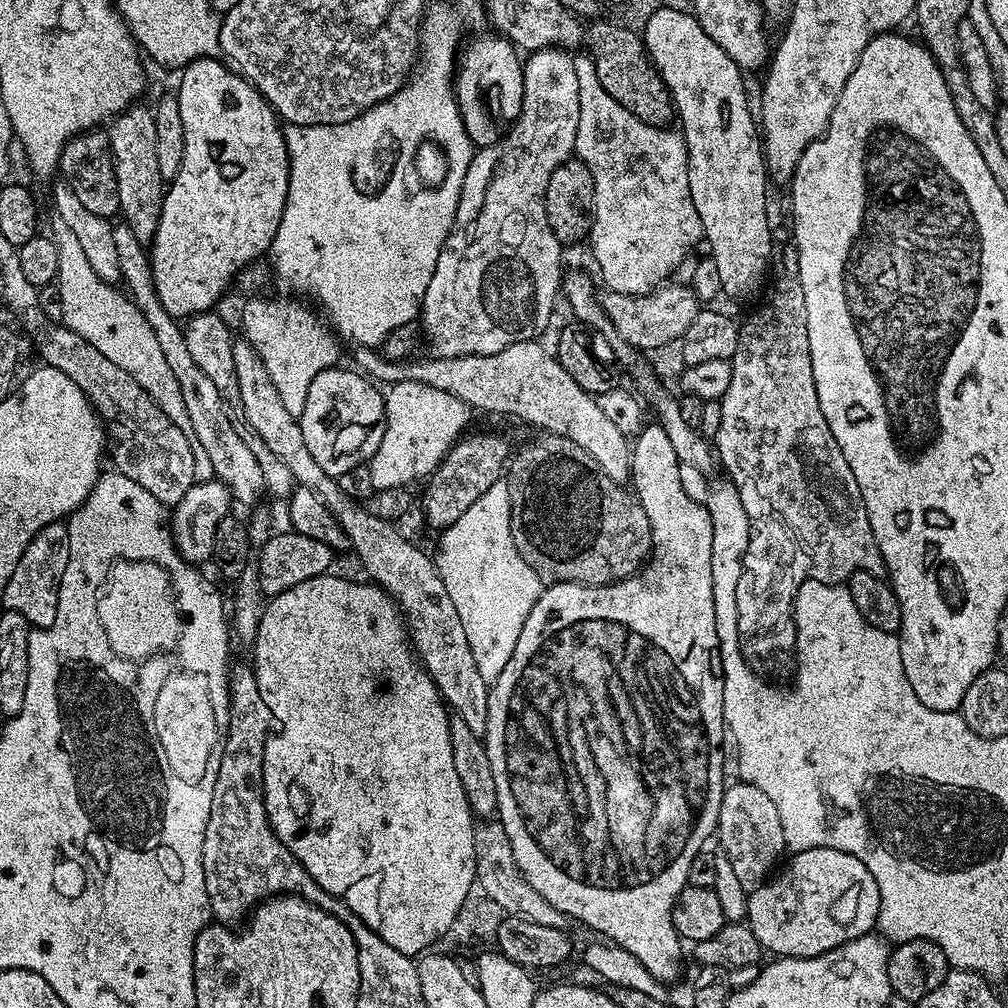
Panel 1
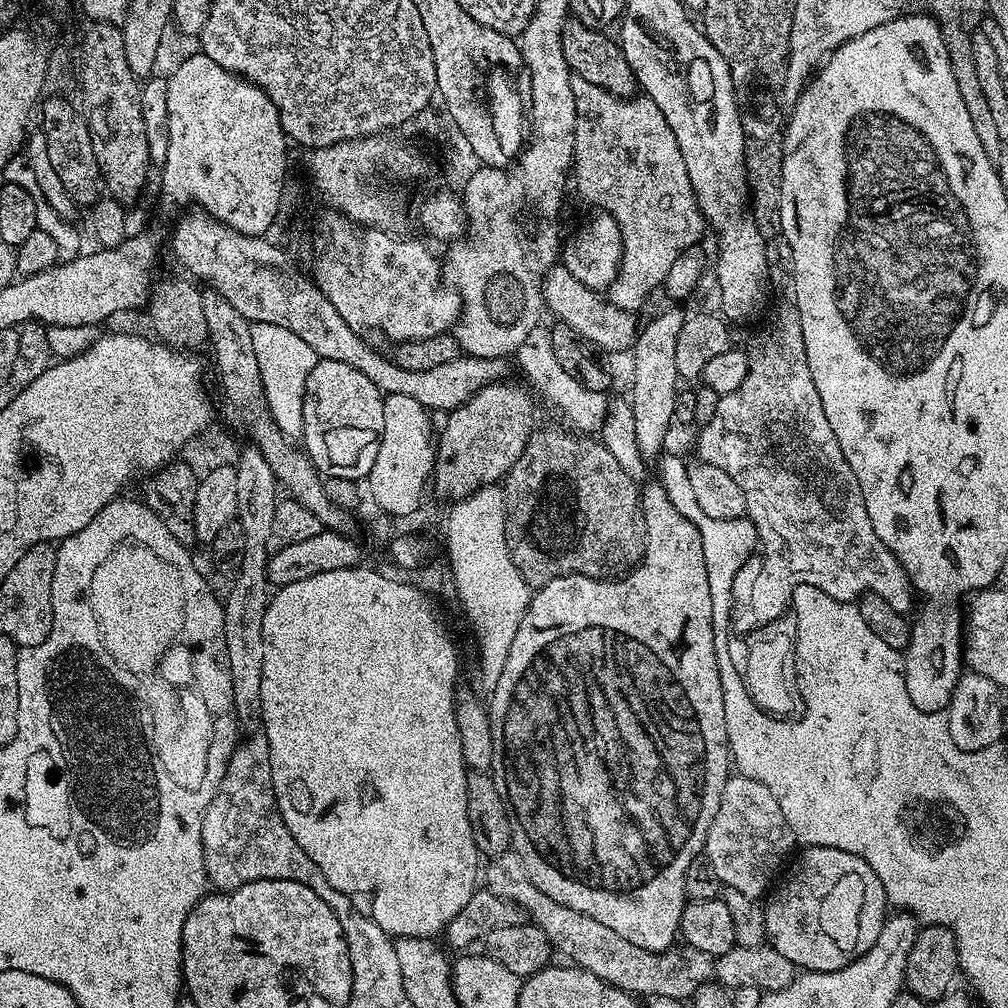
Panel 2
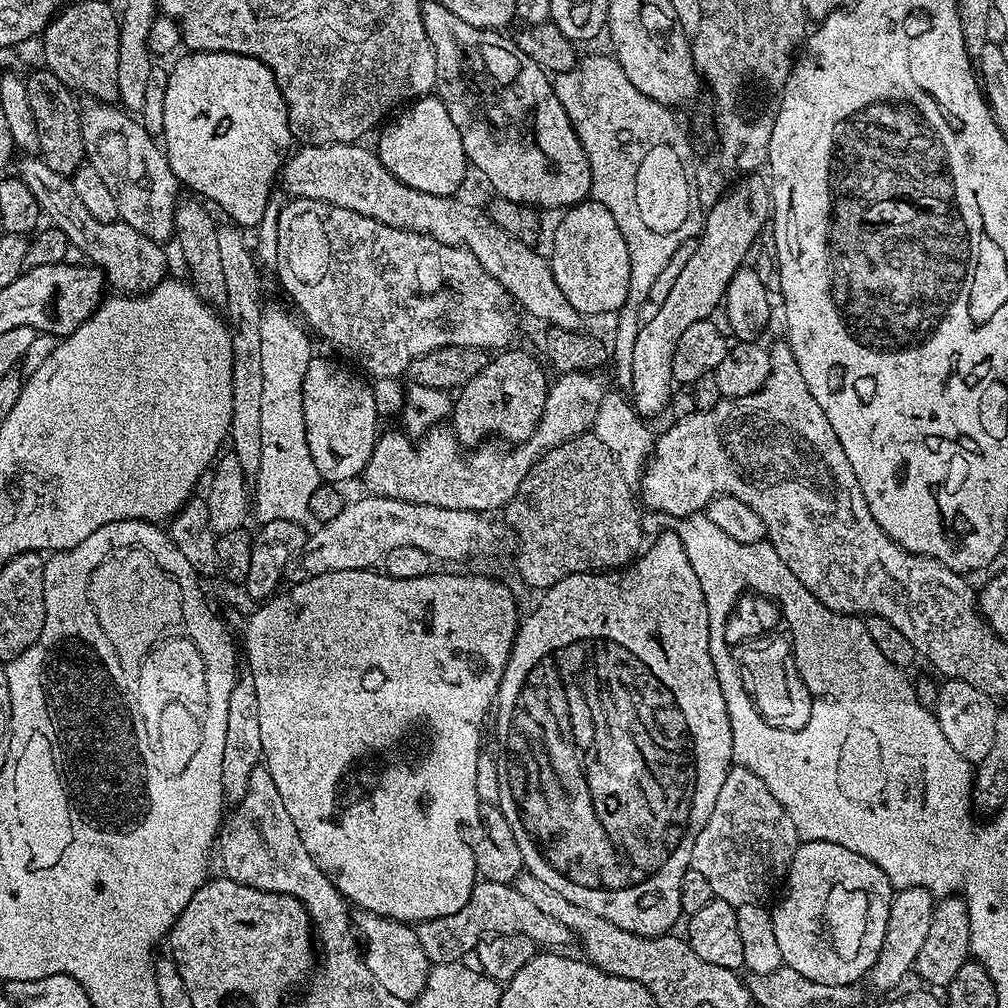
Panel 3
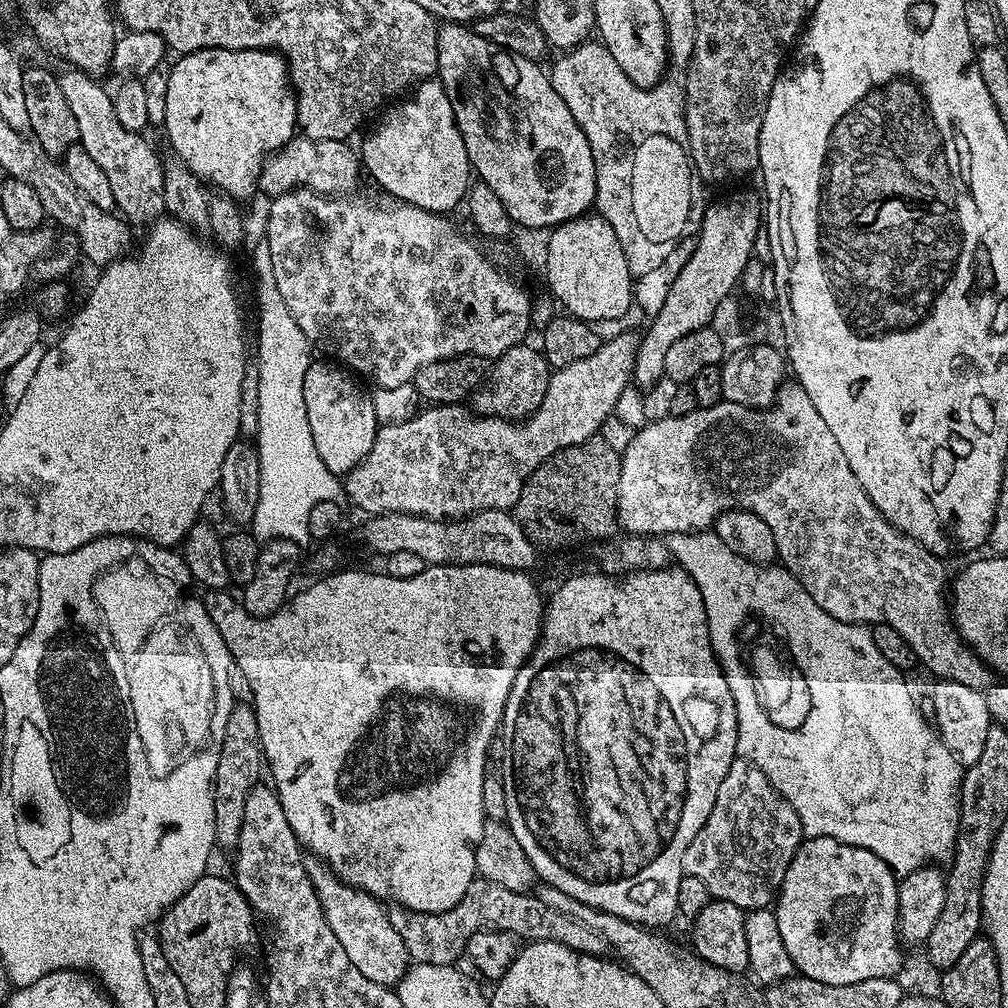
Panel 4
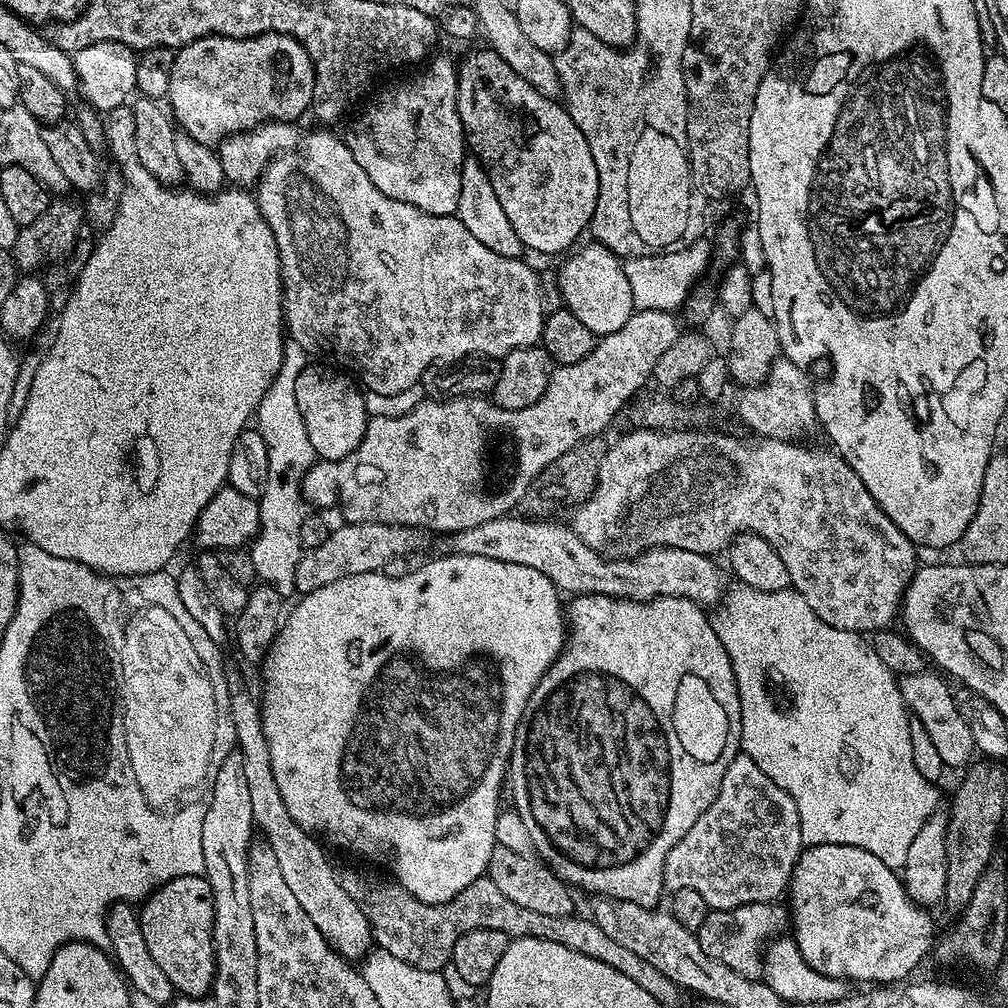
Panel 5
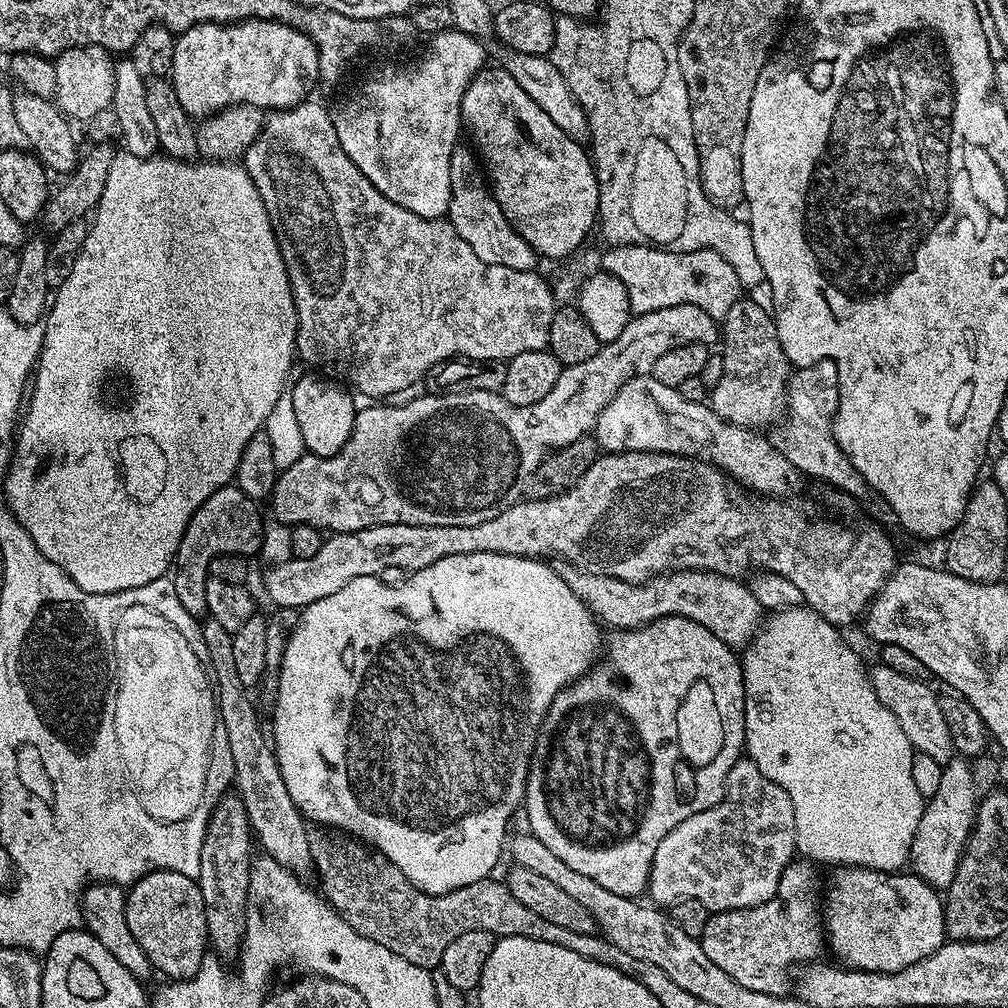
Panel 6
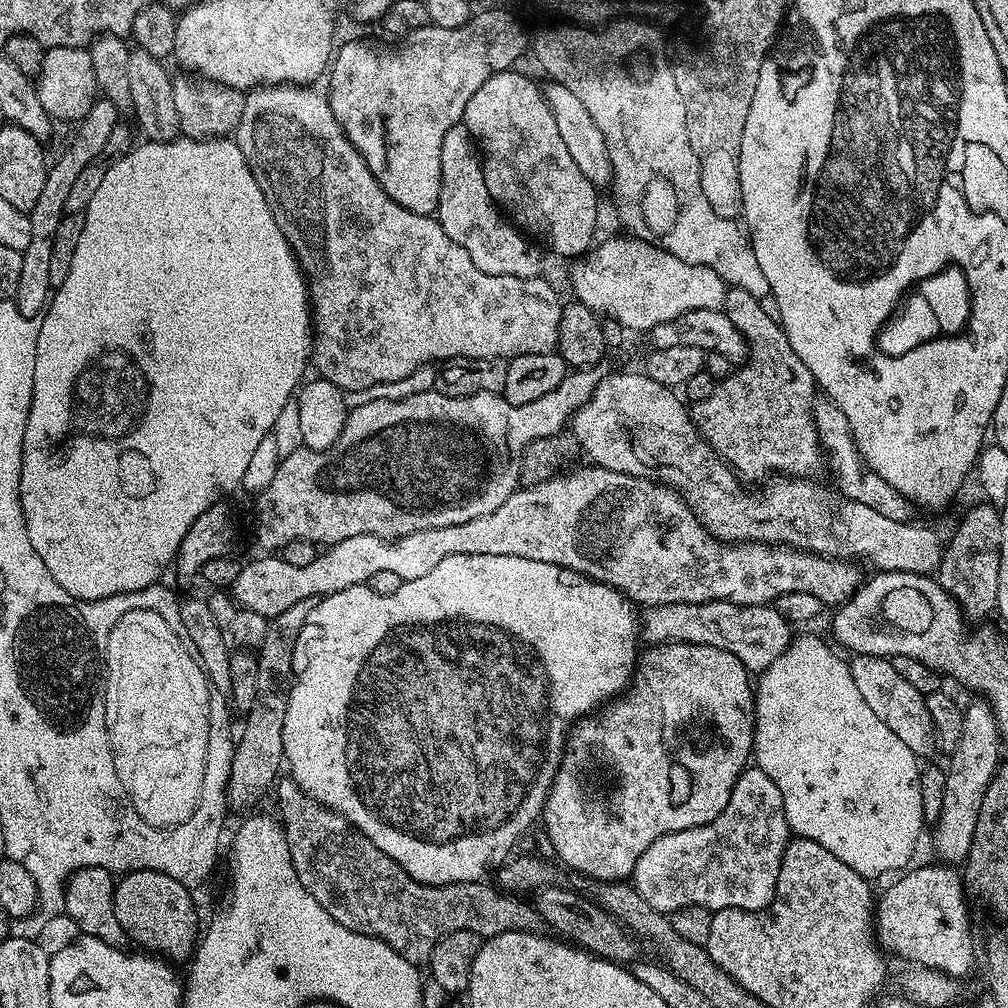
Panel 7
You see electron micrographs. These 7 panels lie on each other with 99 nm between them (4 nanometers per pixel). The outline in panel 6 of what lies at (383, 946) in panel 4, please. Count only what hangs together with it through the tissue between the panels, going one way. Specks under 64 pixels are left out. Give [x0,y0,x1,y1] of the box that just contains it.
[202,618,313,874]

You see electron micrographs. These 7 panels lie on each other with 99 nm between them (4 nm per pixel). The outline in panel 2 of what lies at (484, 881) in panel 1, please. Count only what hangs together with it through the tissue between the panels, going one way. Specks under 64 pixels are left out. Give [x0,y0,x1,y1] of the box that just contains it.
[482,850,714,1001]

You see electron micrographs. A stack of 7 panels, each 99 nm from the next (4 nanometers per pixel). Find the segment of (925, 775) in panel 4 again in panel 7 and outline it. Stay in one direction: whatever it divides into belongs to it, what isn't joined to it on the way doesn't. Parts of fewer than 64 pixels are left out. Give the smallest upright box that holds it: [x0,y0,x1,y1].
[752,635,926,873]

